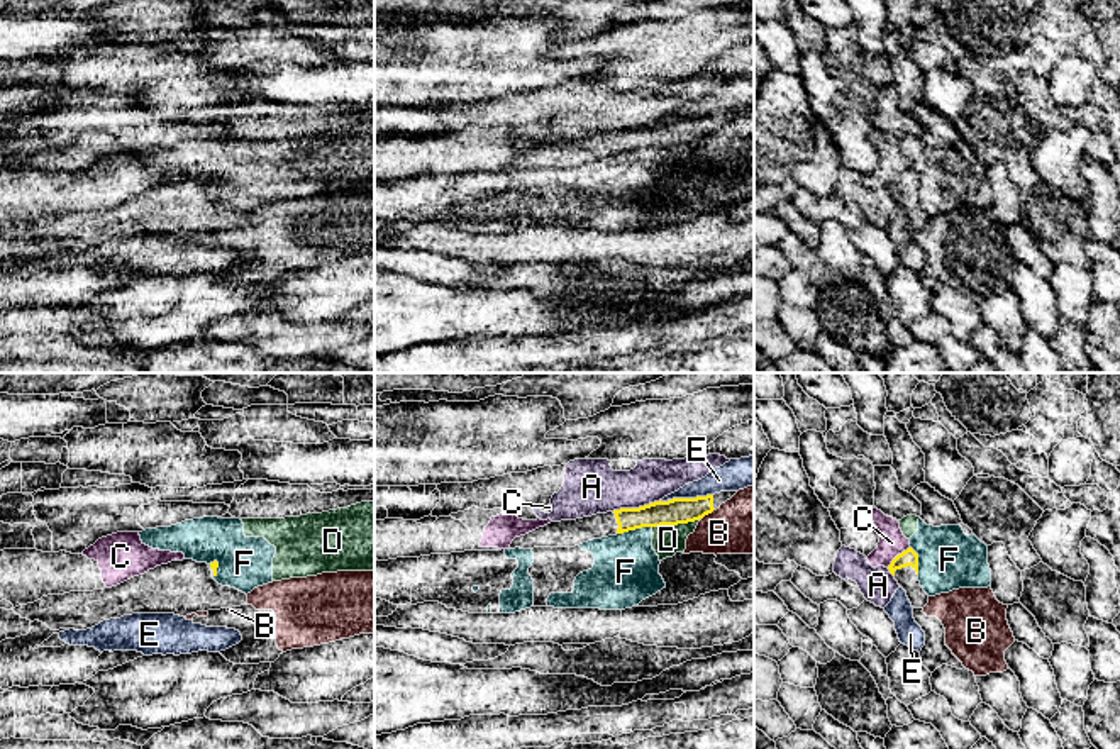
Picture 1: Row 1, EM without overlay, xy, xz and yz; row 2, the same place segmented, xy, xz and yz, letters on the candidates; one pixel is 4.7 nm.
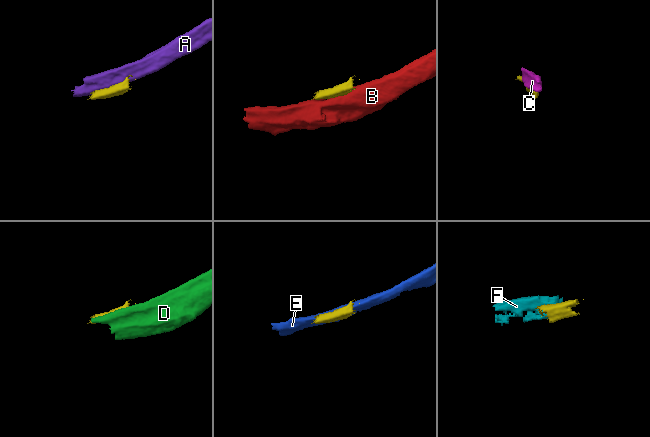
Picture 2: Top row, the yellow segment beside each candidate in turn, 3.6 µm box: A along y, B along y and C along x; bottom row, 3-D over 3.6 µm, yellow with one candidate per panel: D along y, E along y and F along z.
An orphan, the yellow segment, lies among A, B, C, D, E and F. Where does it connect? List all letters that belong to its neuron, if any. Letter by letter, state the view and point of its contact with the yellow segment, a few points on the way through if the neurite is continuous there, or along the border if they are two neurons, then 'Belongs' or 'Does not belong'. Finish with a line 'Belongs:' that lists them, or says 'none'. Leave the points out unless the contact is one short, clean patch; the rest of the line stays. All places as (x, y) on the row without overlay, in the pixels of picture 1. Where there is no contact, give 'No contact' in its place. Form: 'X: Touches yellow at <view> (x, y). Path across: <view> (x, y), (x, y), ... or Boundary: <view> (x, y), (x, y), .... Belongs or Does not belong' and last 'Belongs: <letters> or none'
A: Touches yellow at xz (636, 129). Does not belong
B: Touches yellow at xz (707, 134). Boundary: xz (714, 129), (702, 139). Does not belong
C: Touches yellow at yz (897, 177). Does not belong
D: Touches yellow at xz (676, 144). Boundary: xz (700, 138), (690, 143), (653, 148). Does not belong
E: Touches yellow at xz (685, 119). Does not belong
F: Touches yellow at xz (634, 149). Boundary: xz (651, 146), (617, 155). Does not belong
Belongs: none

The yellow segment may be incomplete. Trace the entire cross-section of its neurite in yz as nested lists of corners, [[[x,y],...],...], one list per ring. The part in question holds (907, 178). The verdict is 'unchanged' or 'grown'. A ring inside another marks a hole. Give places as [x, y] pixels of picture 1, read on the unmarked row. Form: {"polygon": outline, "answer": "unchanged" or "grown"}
{"polygon": [[[912,168],[898,175],[888,190],[898,205],[907,212],[913,229],[923,229],[929,224],[929,215],[918,202],[918,175]]], "answer": "grown"}

